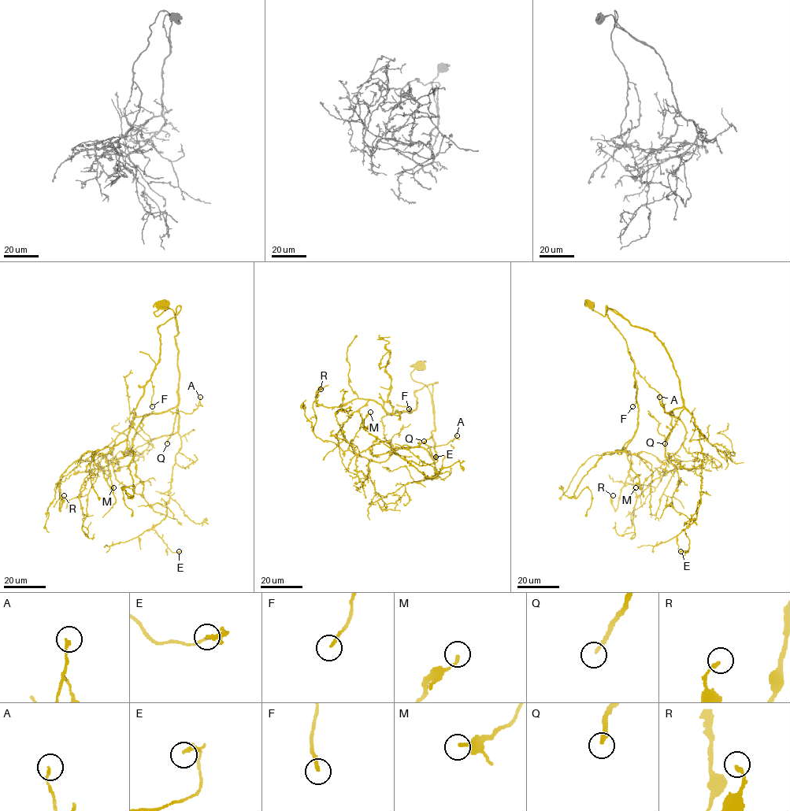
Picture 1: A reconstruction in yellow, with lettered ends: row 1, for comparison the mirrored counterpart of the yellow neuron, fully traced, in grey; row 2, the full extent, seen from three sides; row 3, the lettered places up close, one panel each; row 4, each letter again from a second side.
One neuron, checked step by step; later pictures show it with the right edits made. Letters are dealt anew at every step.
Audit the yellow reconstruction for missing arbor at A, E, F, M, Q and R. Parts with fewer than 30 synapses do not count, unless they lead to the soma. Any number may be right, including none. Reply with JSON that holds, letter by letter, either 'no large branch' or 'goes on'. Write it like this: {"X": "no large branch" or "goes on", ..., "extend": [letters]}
{"A": "no large branch", "E": "no large branch", "F": "no large branch", "M": "no large branch", "Q": "goes on", "R": "no large branch", "extend": ["Q"]}

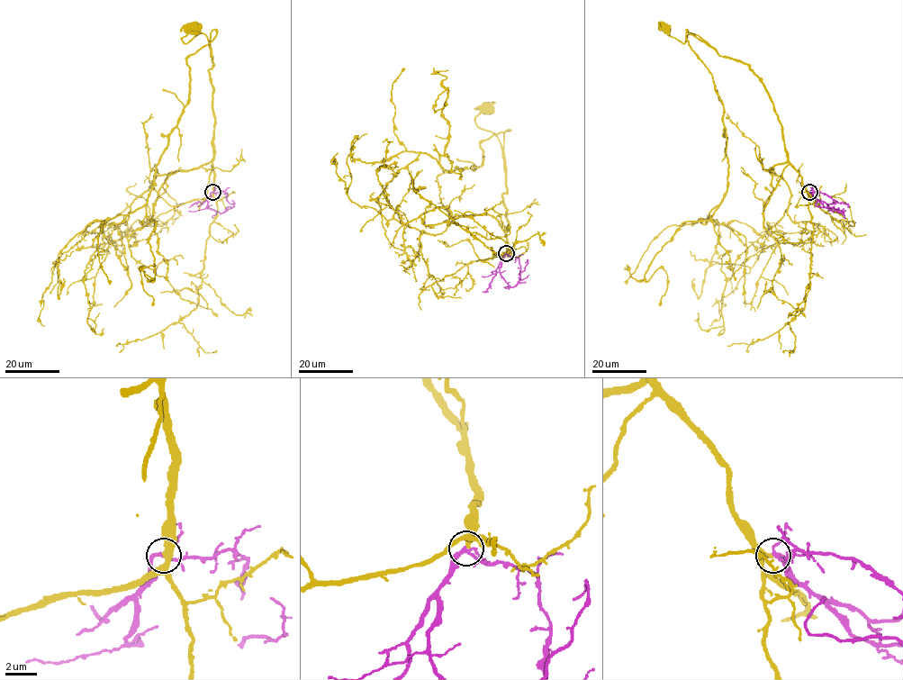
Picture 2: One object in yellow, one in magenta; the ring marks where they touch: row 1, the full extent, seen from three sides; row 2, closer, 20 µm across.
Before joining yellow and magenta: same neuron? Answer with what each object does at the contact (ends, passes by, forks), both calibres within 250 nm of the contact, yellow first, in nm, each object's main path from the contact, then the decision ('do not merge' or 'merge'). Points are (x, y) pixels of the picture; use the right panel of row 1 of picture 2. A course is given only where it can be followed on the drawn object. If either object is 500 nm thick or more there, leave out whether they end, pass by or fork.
yellow passes by | magenta forks | 320/190 nm | yellow via (809, 192), (789, 160), (782, 127), (762, 80), (700, 38), (689, 33), (683, 43), (666, 26) | magenta via (809, 192), (824, 206), (843, 213), (831, 207), (817, 206), (816, 203), (819, 200) | merge

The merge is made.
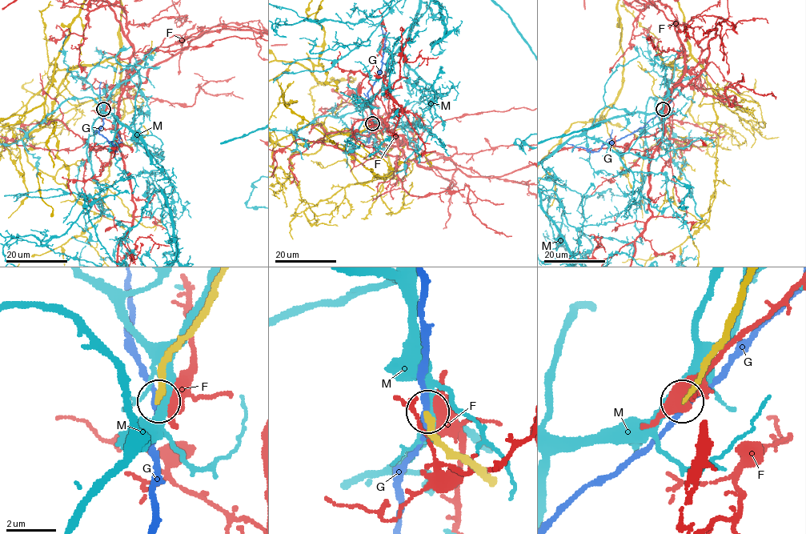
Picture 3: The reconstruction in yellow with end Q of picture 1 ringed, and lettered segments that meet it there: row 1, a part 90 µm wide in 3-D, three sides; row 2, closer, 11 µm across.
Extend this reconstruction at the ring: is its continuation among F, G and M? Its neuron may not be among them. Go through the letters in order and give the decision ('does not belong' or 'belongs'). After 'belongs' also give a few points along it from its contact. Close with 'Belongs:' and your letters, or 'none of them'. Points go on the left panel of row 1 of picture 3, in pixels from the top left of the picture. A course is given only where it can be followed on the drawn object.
F: does not belong
G: does not belong
M: does not belong
Belongs: none of them

